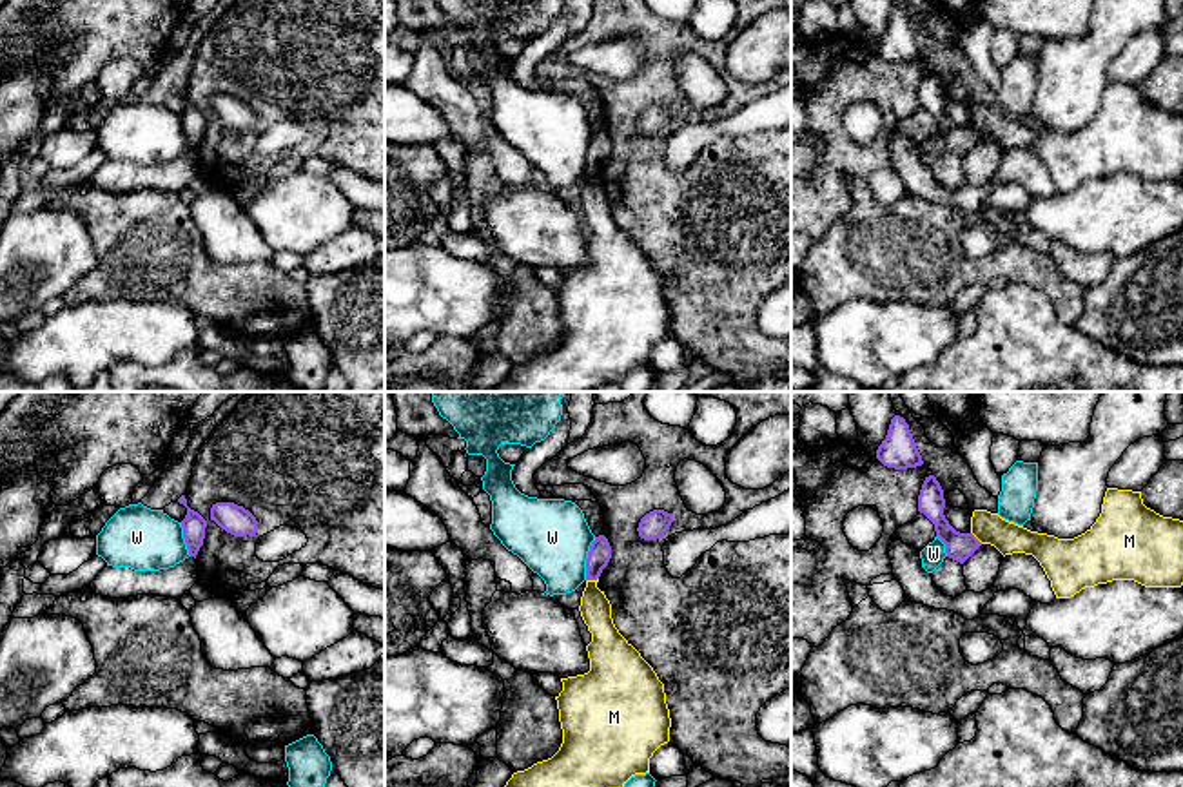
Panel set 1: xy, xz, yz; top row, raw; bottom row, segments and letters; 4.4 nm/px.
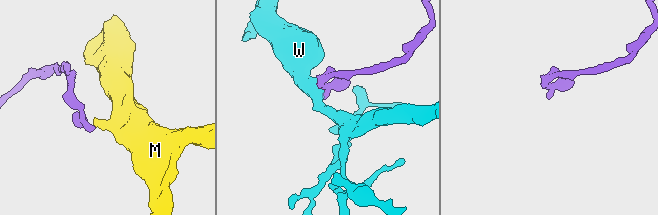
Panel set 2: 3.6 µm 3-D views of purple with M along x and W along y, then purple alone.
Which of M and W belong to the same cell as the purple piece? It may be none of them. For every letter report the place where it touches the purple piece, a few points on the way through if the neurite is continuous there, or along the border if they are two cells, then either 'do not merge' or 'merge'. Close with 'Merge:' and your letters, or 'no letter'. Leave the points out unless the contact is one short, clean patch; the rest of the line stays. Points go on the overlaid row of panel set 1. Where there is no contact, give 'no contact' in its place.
M: contact xz (592, 579); border xz (597, 577), (586, 581); do not merge
W: contact xz (586, 559); border xz (596, 537), (588, 552), (585, 579); do not merge
Merge: no letter

